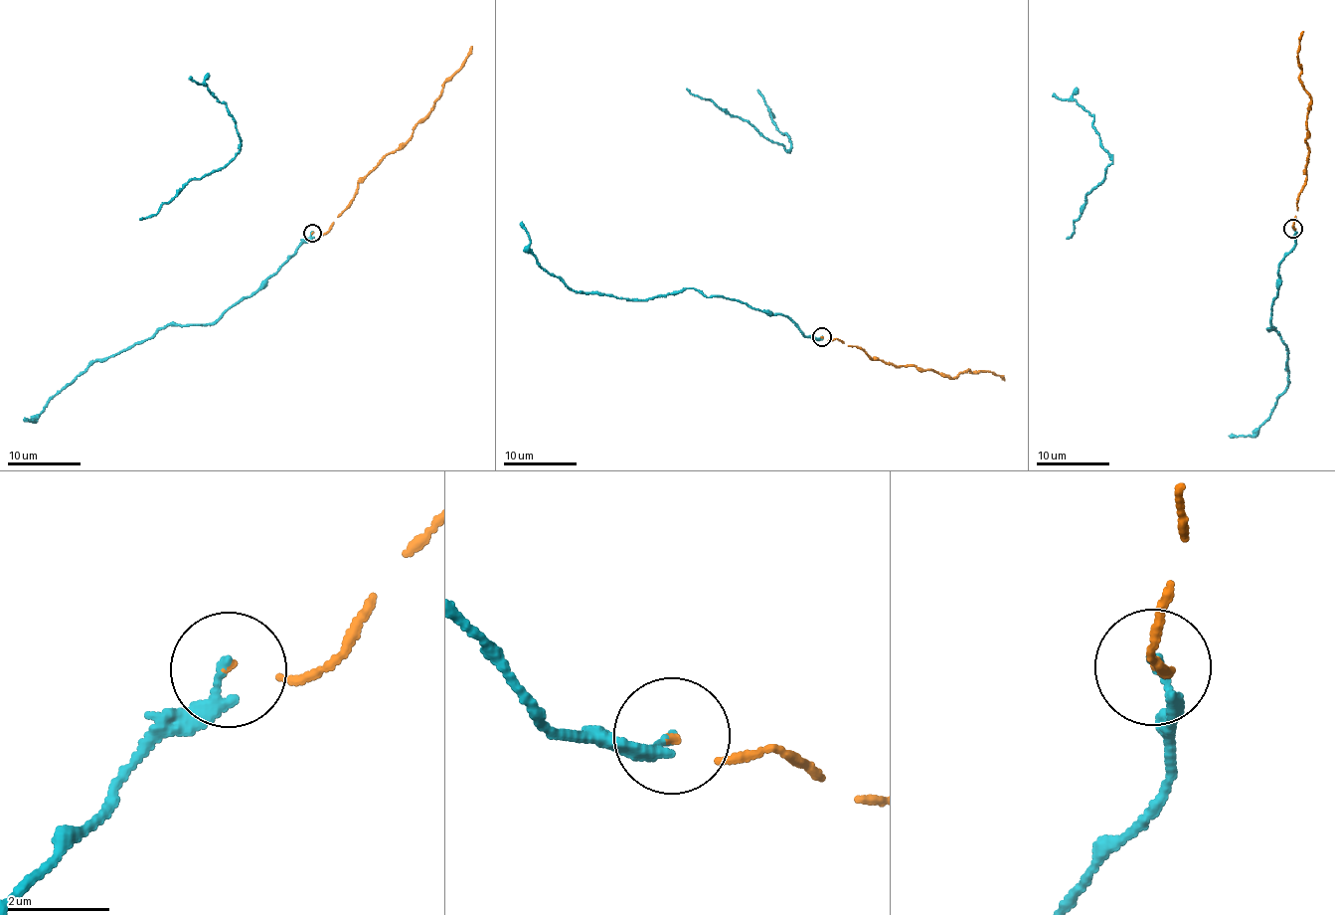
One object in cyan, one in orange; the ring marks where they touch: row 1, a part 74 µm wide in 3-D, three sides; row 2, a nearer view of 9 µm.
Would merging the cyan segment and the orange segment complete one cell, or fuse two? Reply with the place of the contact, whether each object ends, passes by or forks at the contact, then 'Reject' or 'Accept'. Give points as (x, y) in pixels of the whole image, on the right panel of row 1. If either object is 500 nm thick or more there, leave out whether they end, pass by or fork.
Place: (1293, 228). At the ring cyan ends. At the ring orange ends. Accept

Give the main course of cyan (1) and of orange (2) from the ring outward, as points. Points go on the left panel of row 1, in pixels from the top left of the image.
1: (312, 234), (257, 289), (214, 322), (166, 324), (151, 337), (95, 360), (48, 401), (36, 422), (24, 419)
2: (312, 234), (323, 234), (329, 230), (348, 204), (359, 183), (411, 137), (413, 127), (428, 113), (471, 47)

